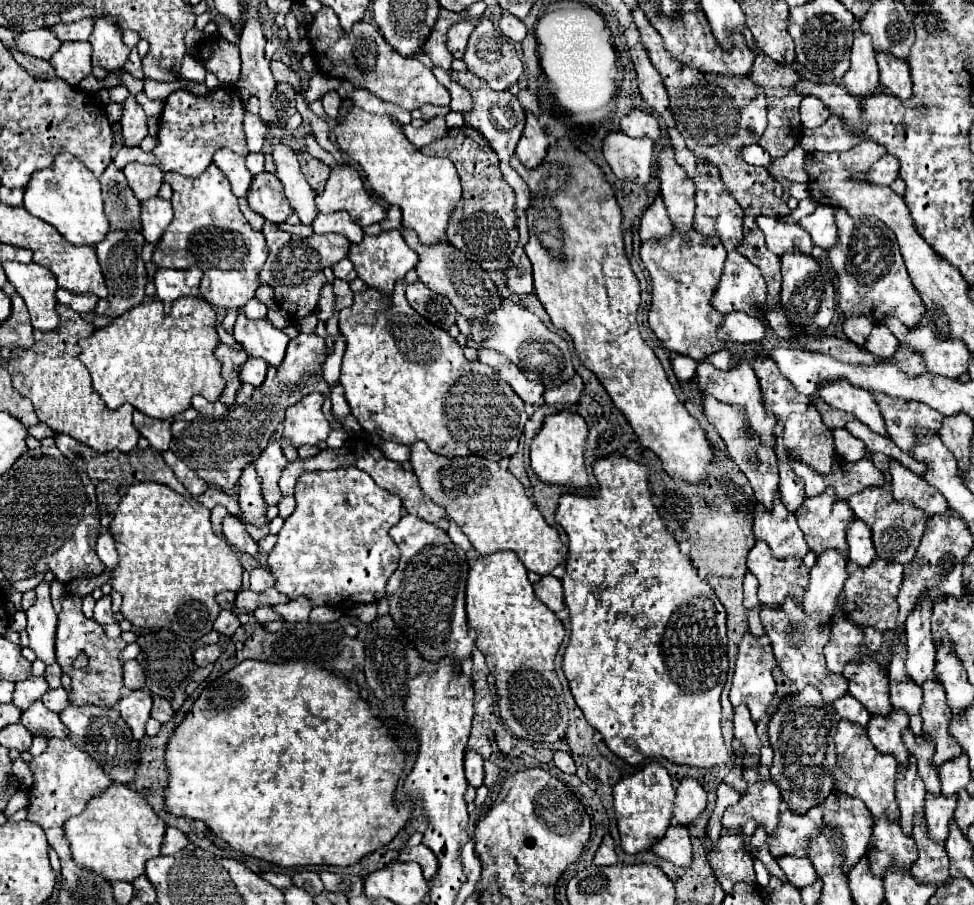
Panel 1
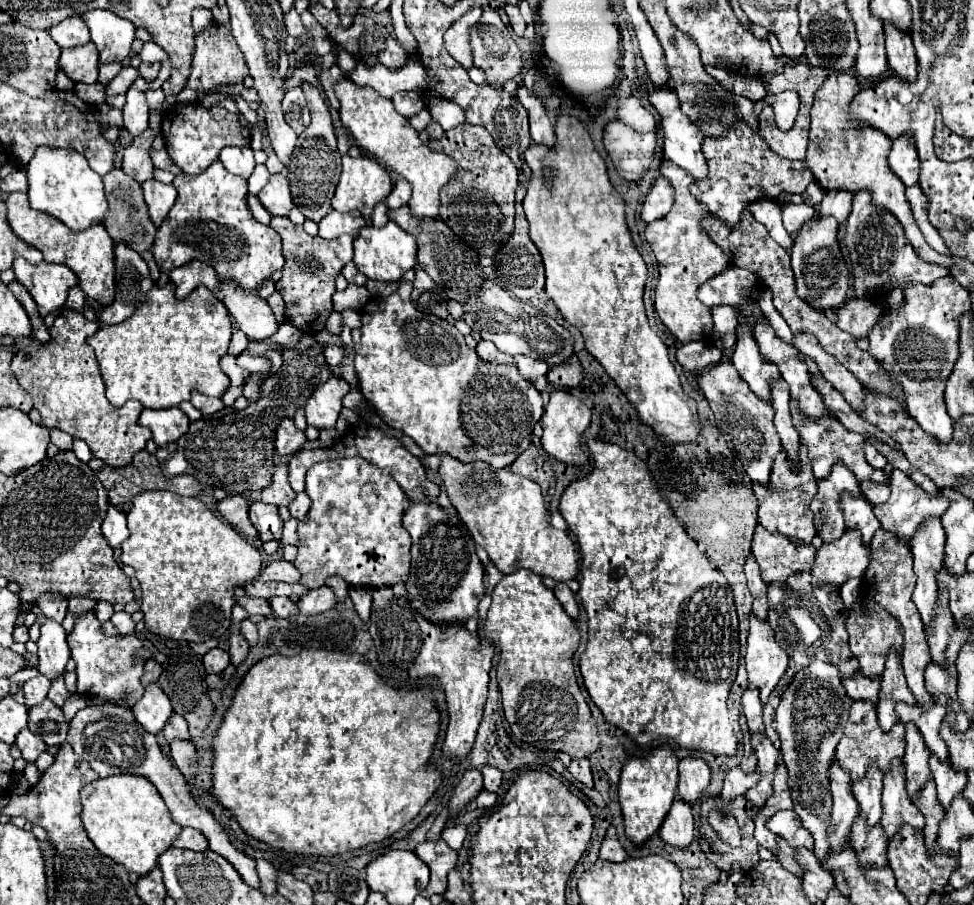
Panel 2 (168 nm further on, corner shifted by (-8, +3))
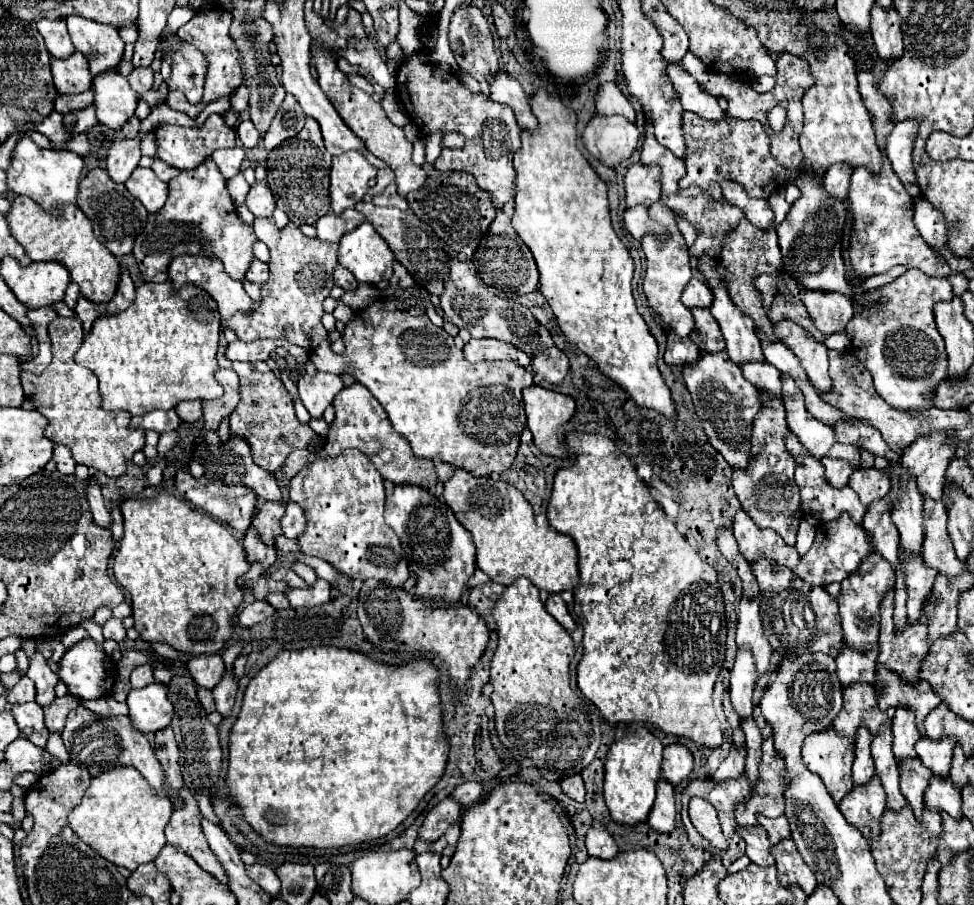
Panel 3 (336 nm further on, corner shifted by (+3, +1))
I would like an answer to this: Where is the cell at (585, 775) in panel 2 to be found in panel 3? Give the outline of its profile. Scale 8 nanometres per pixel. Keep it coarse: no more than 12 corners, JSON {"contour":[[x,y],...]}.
{"contour":[[581,775],[561,781],[561,789],[577,803],[585,801]]}

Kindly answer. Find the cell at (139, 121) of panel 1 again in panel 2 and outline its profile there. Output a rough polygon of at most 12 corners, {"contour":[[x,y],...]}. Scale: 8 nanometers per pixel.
{"contour":[[136,87],[126,91],[124,127],[138,137],[148,127],[148,103]]}

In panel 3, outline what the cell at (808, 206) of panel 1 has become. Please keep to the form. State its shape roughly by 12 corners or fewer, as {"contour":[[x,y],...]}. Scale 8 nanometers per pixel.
{"contour":[[747,219],[721,245],[731,301],[771,341],[771,321],[753,281],[781,269],[775,225]]}

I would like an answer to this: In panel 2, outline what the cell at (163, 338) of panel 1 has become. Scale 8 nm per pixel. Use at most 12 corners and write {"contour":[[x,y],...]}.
{"contour":[[154,287],[88,345],[114,407],[222,397],[232,323],[206,287]]}

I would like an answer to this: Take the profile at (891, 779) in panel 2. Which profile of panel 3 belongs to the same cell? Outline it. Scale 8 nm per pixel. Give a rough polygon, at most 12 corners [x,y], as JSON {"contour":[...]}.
{"contour":[[891,727],[871,743],[875,773],[887,793],[887,809],[899,811],[899,763],[891,749]]}

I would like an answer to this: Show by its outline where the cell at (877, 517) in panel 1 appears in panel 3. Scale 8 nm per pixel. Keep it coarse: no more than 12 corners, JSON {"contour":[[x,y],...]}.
{"contour":[[919,435],[903,451],[891,493],[901,473],[913,473],[925,497],[943,497],[945,471],[955,455],[947,435]]}

